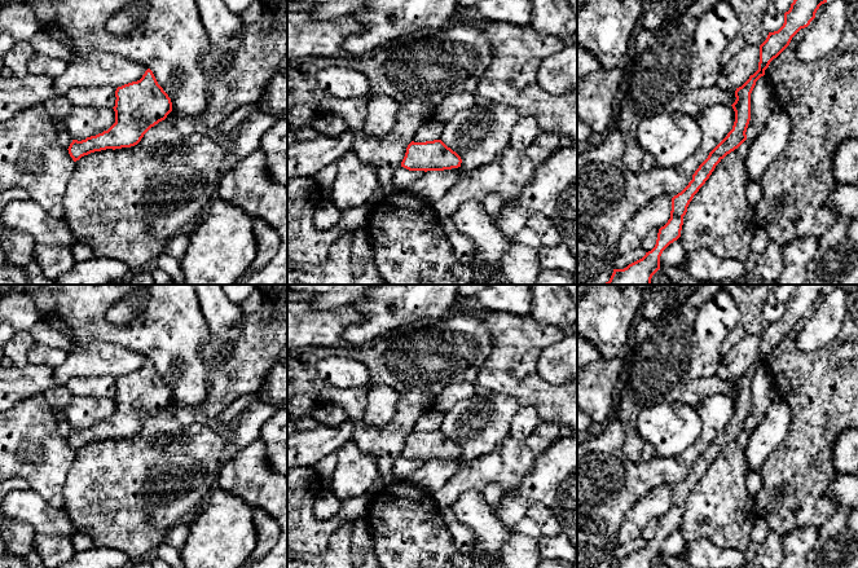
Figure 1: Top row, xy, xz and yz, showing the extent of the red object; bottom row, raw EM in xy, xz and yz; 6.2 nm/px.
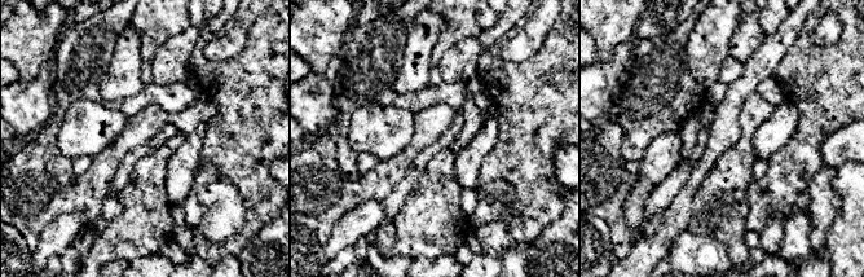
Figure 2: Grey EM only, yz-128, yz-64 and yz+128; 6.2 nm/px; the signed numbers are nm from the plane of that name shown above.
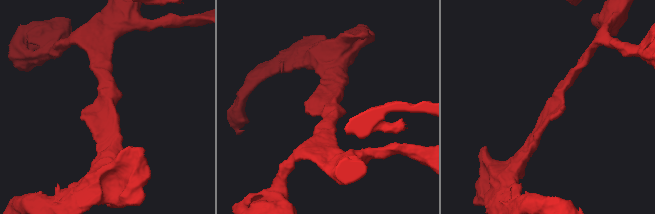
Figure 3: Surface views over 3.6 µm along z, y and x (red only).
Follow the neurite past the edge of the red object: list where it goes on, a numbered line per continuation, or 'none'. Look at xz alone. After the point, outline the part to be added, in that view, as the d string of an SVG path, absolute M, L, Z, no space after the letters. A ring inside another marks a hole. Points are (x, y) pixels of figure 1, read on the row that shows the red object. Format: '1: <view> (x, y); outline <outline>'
none

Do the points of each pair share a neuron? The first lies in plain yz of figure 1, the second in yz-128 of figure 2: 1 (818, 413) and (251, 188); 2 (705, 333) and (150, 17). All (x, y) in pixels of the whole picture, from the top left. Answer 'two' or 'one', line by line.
1: one
2: two

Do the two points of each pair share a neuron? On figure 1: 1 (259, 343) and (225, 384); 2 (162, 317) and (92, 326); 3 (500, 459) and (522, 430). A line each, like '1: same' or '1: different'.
1: same
2: same
3: different

